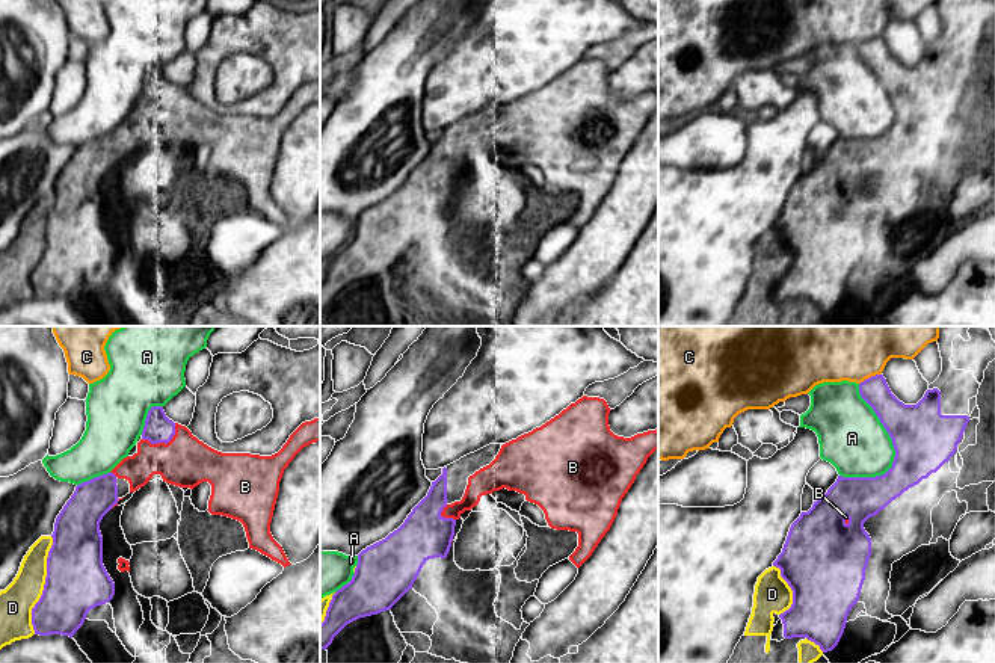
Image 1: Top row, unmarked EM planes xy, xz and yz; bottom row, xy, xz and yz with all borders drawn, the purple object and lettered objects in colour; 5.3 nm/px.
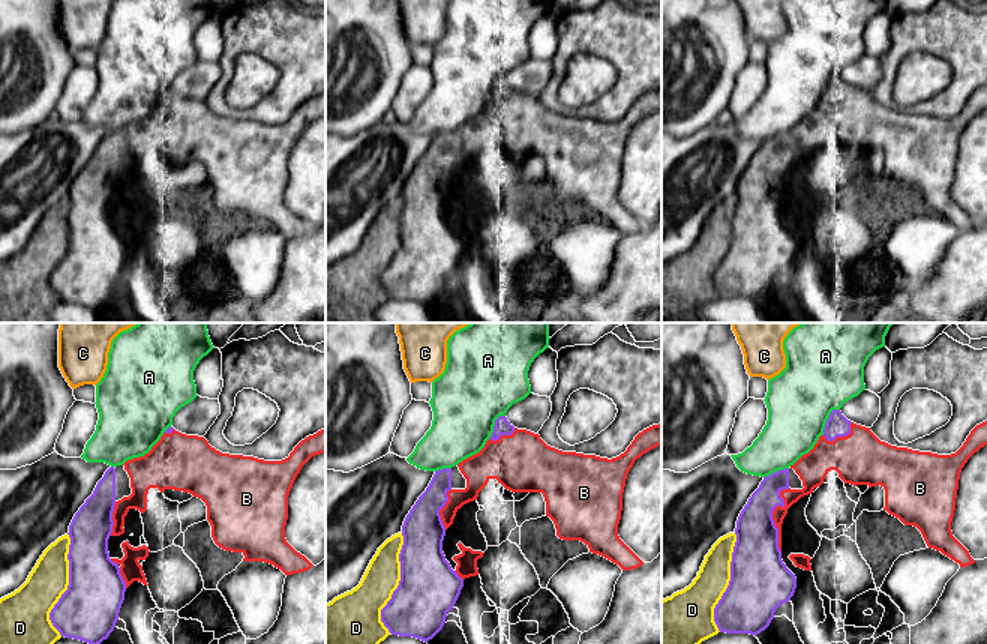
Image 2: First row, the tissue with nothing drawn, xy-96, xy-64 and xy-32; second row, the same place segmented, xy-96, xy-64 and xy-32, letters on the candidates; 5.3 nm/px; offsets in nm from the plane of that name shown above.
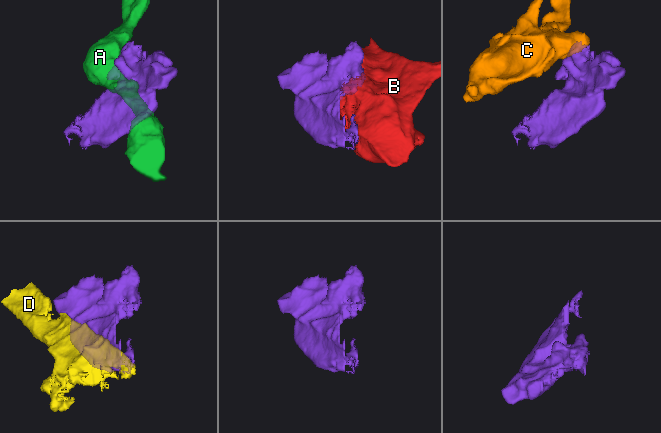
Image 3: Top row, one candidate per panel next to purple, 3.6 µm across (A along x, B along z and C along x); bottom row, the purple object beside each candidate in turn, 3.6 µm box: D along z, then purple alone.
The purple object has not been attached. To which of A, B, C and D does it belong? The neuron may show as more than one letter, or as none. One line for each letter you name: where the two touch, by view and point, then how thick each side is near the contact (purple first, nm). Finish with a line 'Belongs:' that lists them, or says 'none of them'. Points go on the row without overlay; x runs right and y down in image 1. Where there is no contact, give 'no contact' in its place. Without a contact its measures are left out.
B: xy (163, 103) | 150/280 nm
Belongs: B

